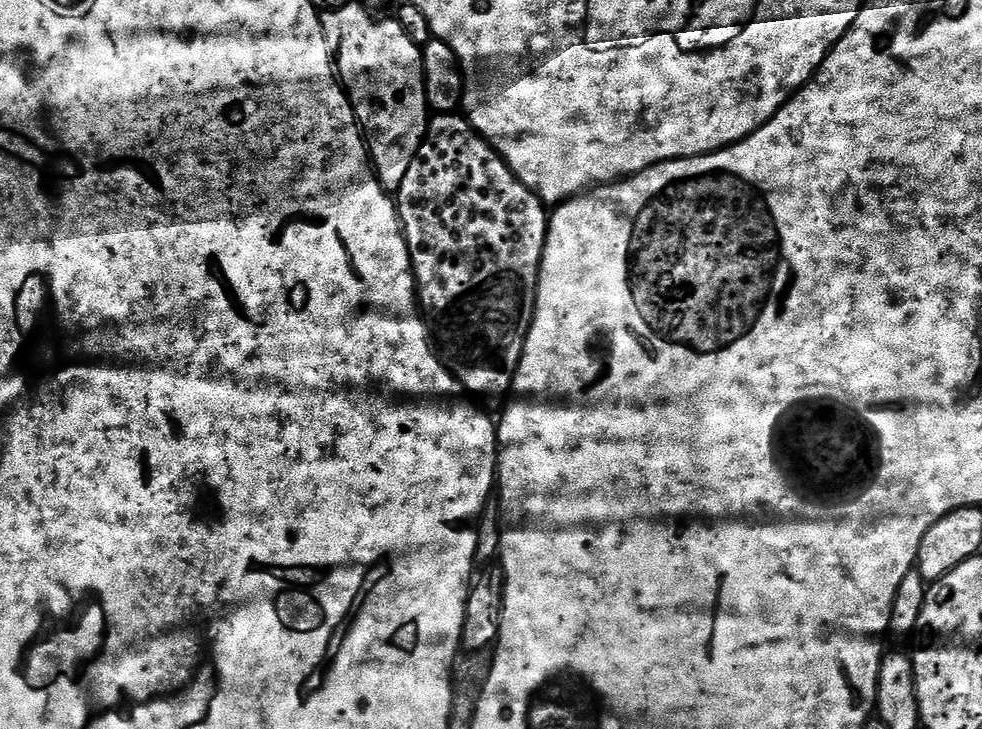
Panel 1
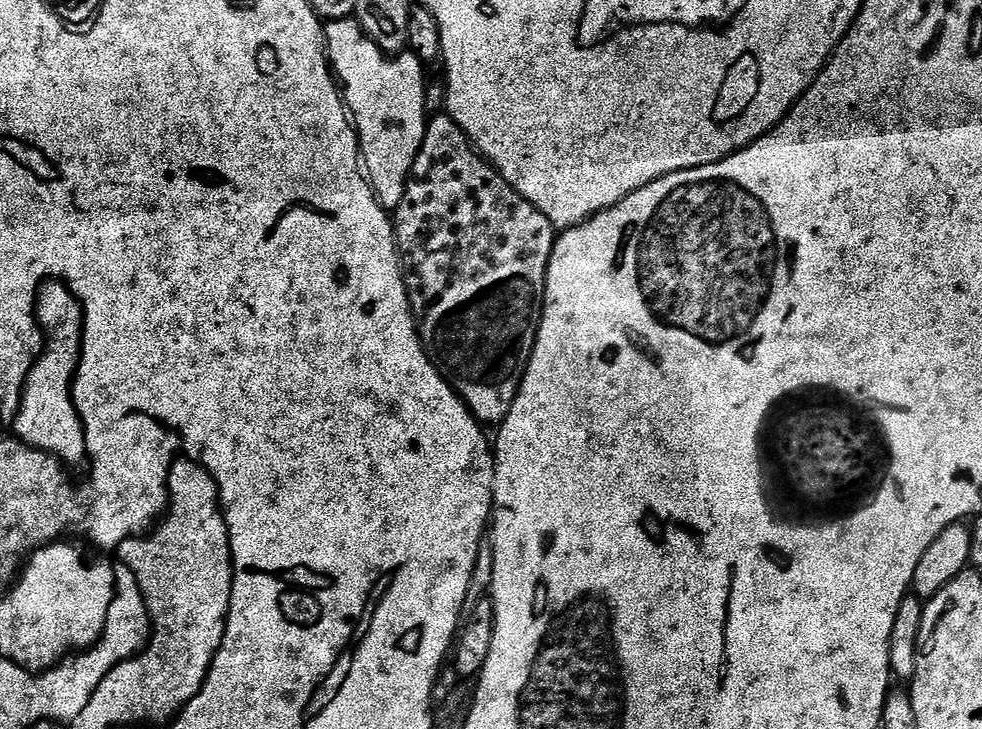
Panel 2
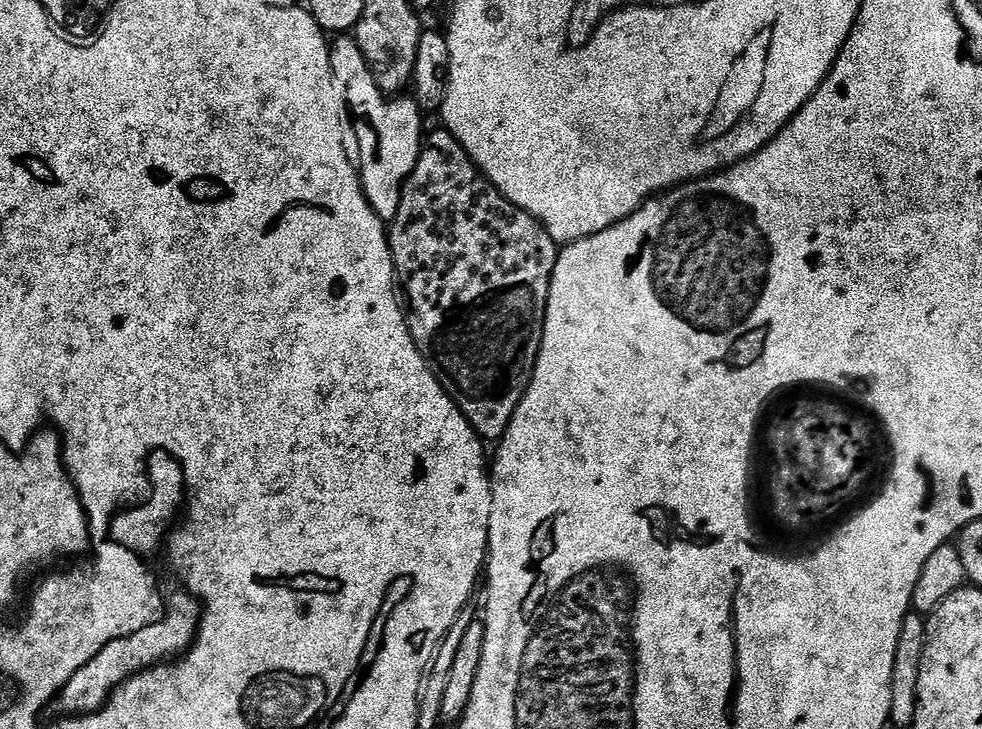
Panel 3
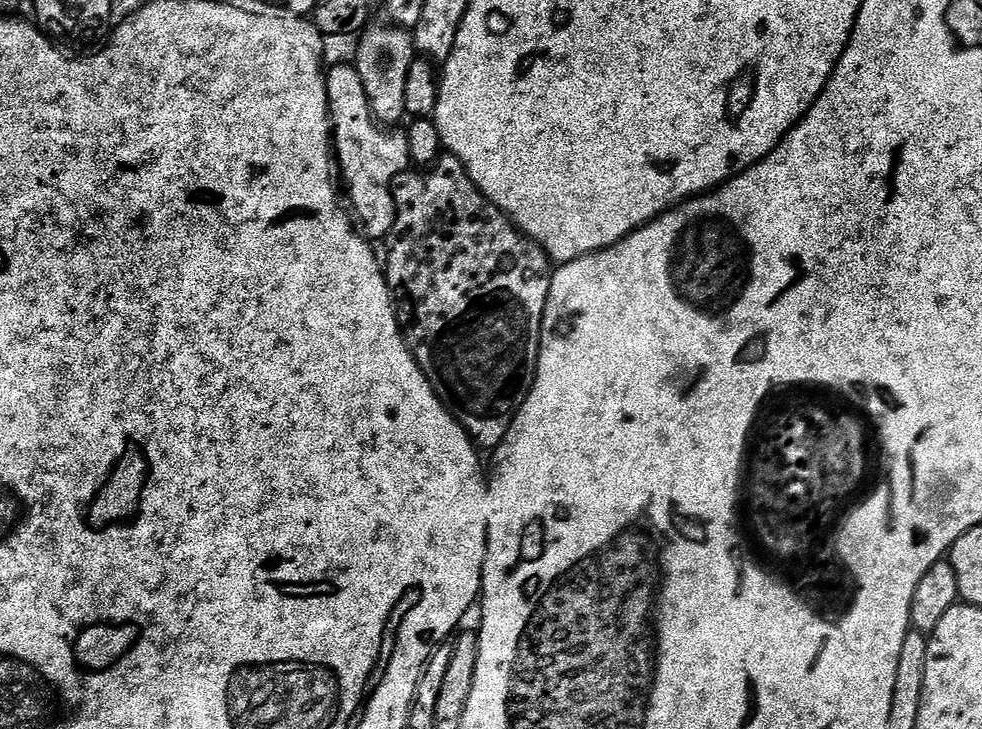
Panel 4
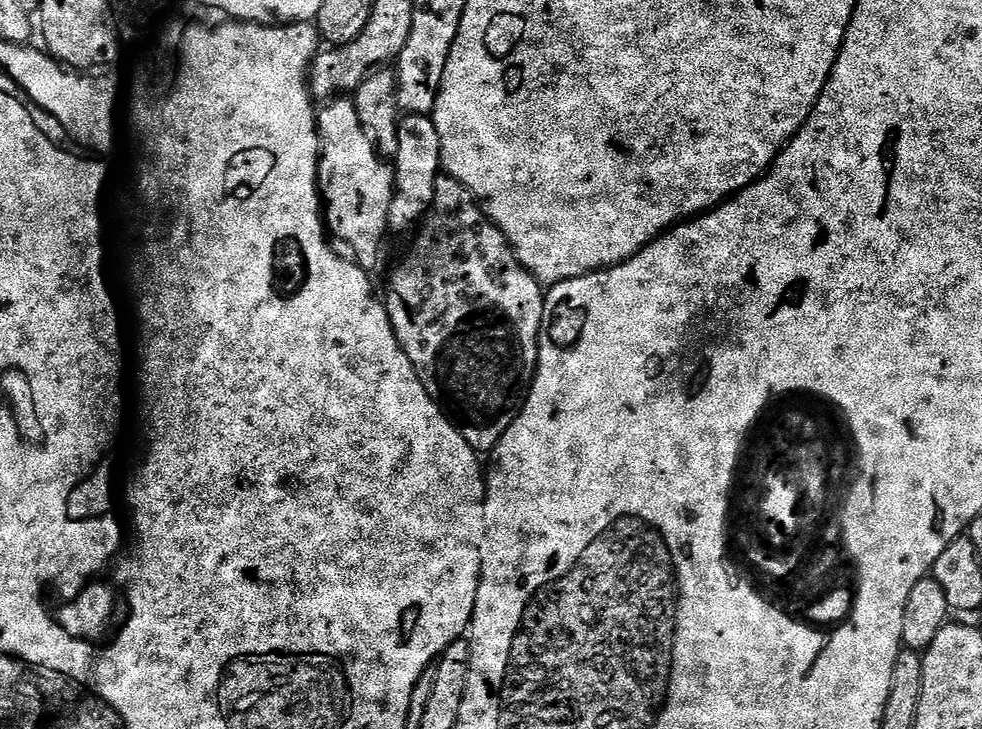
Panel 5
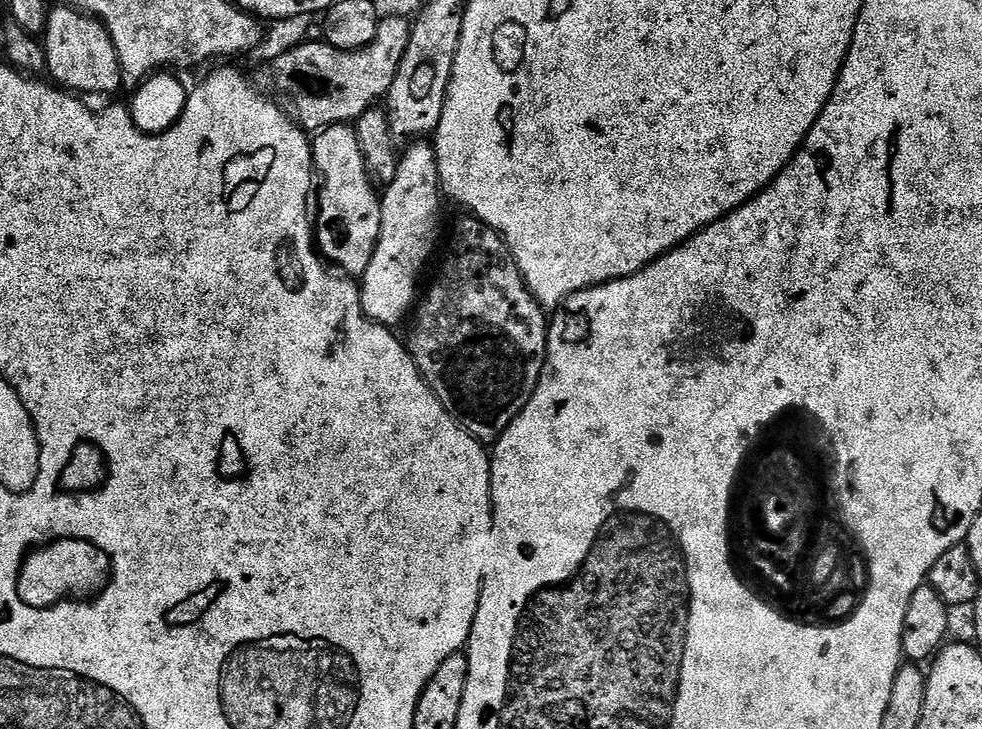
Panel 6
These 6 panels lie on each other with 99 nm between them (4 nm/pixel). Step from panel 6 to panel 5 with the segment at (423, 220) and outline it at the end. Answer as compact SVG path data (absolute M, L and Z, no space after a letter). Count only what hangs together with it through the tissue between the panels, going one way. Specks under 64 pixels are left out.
M401 115L398 126L398 154L394 157L396 193L392 199L388 219L389 229L393 233L404 232L408 227L411 229L424 219L424 213L432 204L436 183L442 175L441 158L442 141L438 138L438 126L434 126L431 115Z

